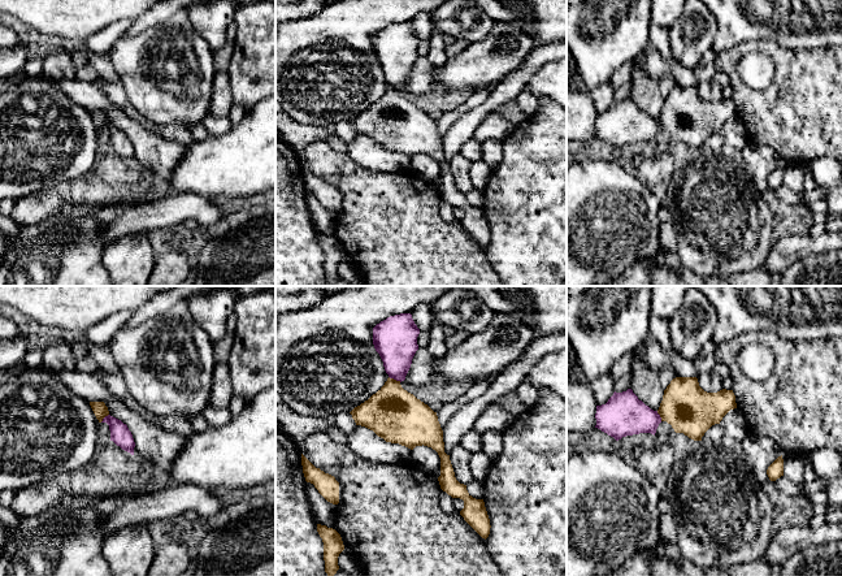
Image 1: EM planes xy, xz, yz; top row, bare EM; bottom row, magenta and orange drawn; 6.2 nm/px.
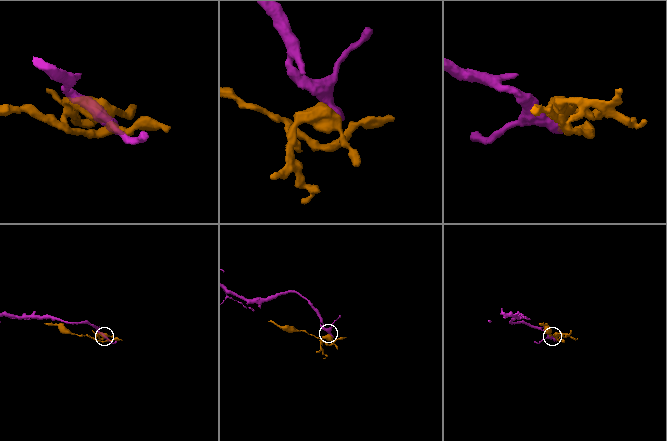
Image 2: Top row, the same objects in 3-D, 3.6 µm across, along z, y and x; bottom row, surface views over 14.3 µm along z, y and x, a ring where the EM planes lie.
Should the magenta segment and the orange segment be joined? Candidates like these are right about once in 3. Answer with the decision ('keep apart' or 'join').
keep apart

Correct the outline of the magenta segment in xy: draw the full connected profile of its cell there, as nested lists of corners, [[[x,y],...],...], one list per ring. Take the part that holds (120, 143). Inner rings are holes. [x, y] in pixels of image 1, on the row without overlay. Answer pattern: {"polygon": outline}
{"polygon": [[[110,124],[105,125],[101,131],[107,131],[109,134],[110,150],[122,159],[134,164],[135,151],[127,134]]]}

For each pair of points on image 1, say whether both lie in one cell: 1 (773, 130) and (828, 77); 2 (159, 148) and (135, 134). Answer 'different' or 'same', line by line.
1: same
2: same

